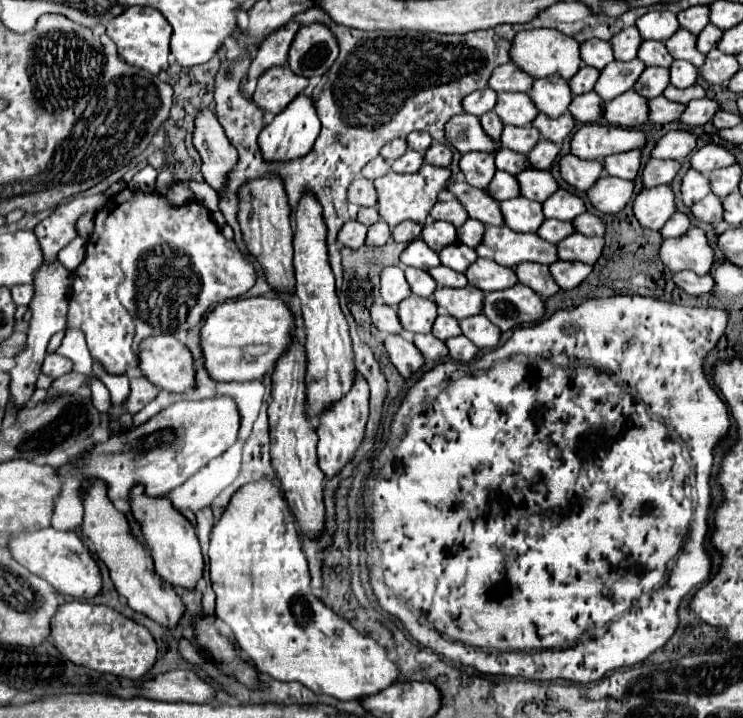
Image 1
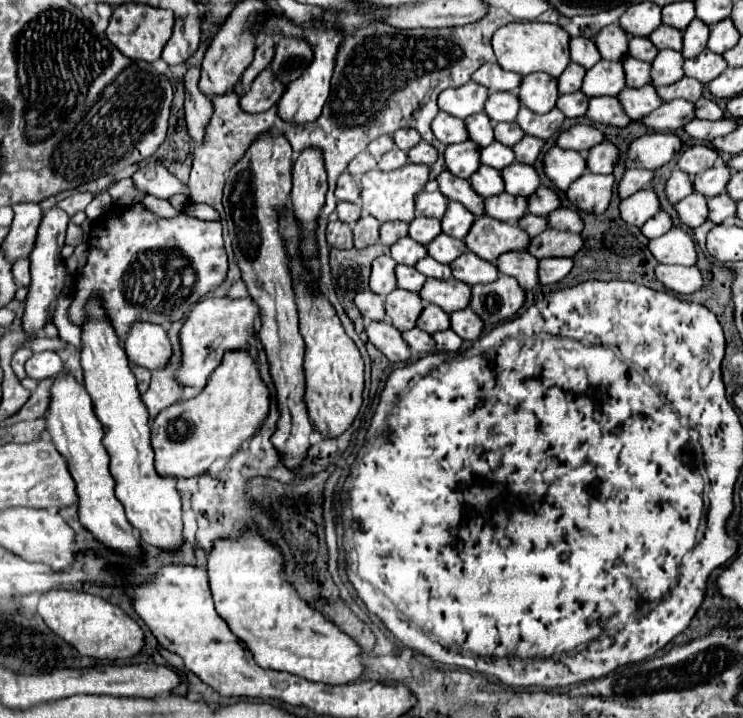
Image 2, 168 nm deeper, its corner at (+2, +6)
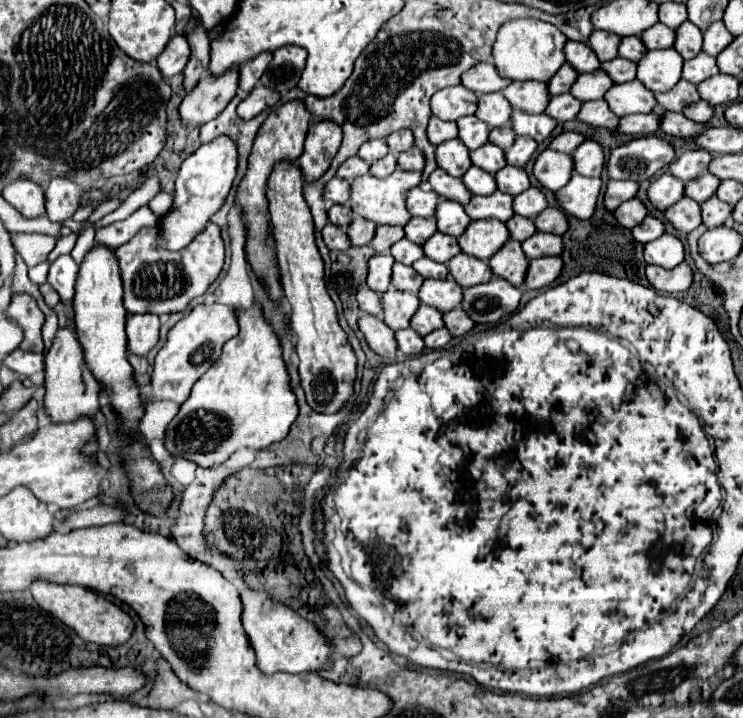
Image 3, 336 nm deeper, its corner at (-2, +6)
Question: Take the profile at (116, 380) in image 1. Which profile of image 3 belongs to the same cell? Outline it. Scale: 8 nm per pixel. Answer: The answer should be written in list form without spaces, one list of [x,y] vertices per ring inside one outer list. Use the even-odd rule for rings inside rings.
[[[62,256],[50,264],[48,283],[58,290],[62,302],[70,302],[74,298],[75,284],[79,266],[72,260],[72,256]]]

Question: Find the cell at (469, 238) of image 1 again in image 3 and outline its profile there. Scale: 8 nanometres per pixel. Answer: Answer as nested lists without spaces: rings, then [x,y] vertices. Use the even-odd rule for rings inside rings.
[[[440,200],[436,208],[436,224],[438,232],[458,238],[470,224],[470,218],[464,212],[464,206],[452,200]]]

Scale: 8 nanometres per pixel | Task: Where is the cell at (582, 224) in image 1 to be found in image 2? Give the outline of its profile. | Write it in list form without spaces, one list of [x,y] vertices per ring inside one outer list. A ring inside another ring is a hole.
[[[558,208],[554,210],[550,216],[550,228],[556,228],[556,230],[564,230],[564,232],[582,232],[584,230],[584,222],[580,218],[580,214],[572,208]]]

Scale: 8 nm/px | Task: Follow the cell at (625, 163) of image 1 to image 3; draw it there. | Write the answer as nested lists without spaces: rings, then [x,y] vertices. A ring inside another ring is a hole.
[[[584,140],[572,154],[574,172],[582,176],[600,176],[604,168],[602,146],[594,140]]]

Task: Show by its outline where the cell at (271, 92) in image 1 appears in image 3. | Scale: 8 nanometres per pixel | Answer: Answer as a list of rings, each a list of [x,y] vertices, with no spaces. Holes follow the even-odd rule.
[[[256,86],[240,104],[238,104],[238,116],[242,120],[252,120],[258,116],[262,110],[272,108],[280,100],[280,94],[266,88],[266,86]]]

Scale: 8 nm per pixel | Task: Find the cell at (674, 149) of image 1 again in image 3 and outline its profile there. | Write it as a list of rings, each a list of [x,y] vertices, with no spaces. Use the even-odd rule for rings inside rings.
[[[658,136],[634,138],[608,156],[606,170],[610,180],[650,180],[660,168],[674,160],[674,148],[668,140]]]

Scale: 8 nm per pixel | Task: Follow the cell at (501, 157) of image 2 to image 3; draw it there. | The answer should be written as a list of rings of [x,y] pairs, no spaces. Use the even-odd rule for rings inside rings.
[[[484,144],[482,148],[470,152],[470,160],[474,166],[490,172],[490,174],[496,174],[500,168],[506,166],[506,158],[504,158],[504,150],[494,146],[494,144]]]

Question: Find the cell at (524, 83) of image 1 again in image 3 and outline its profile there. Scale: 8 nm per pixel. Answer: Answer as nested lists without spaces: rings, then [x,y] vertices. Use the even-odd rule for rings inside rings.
[[[480,62],[474,68],[466,70],[466,74],[462,74],[462,86],[478,92],[478,94],[488,94],[488,92],[498,92],[504,90],[510,80],[502,78],[492,62]]]

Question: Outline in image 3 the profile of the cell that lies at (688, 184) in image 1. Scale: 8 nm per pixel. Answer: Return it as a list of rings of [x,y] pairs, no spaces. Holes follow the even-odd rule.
[[[670,172],[656,178],[648,188],[648,200],[654,208],[664,210],[684,196],[684,182],[674,178]]]

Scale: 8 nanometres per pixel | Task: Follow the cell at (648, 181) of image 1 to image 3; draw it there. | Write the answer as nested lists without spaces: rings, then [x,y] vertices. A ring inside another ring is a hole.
[[[610,180],[604,192],[604,208],[612,212],[622,202],[634,198],[636,192],[638,192],[638,184],[632,180]]]

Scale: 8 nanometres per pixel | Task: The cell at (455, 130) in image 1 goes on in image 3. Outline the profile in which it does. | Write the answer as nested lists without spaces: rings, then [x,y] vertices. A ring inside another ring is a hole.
[[[432,116],[428,122],[428,128],[426,128],[426,136],[428,136],[430,144],[434,144],[434,146],[438,146],[446,140],[452,140],[458,136],[456,122],[444,122],[444,120],[438,120],[436,116]]]

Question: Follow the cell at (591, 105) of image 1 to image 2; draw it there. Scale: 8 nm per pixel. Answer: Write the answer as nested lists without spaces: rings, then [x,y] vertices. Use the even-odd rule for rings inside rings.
[[[572,92],[572,94],[562,94],[556,102],[556,106],[568,116],[568,118],[576,118],[576,116],[584,116],[586,108],[588,108],[588,96],[582,92]]]

